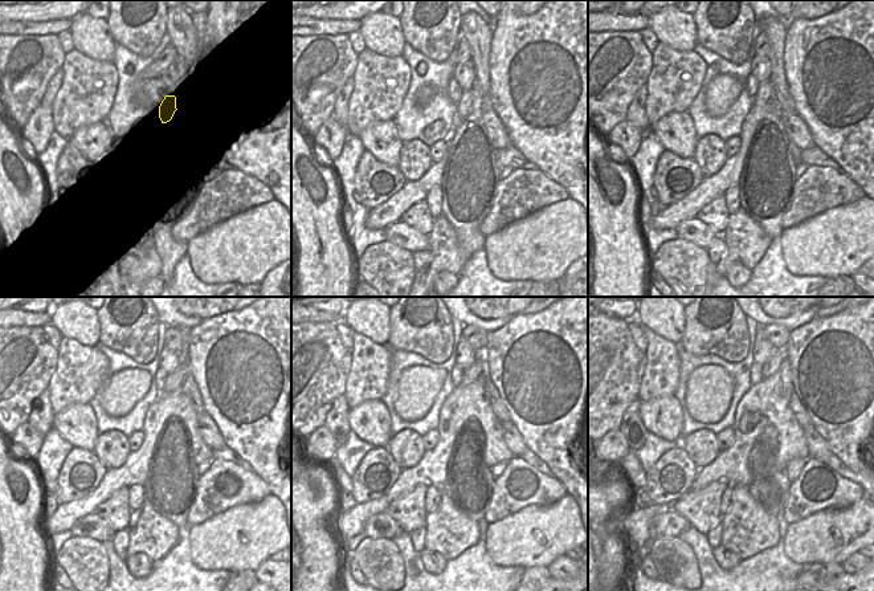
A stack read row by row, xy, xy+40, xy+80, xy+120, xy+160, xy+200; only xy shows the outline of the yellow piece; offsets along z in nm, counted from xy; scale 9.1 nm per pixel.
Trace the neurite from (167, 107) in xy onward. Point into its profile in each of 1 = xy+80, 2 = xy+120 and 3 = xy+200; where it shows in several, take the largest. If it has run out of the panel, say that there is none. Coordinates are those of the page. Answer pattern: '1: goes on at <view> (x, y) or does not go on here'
1: goes on at xy+80 (764, 94)
2: goes on at xy+120 (174, 380)
3: goes on at xy+200 (772, 365)

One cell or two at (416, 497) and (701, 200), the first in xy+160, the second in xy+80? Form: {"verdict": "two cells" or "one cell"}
{"verdict": "two cells"}

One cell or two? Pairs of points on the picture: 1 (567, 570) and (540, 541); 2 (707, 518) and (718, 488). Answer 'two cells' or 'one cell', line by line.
1: two cells
2: one cell

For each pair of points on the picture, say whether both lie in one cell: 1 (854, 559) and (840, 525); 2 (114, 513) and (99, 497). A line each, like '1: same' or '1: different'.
1: different
2: different

